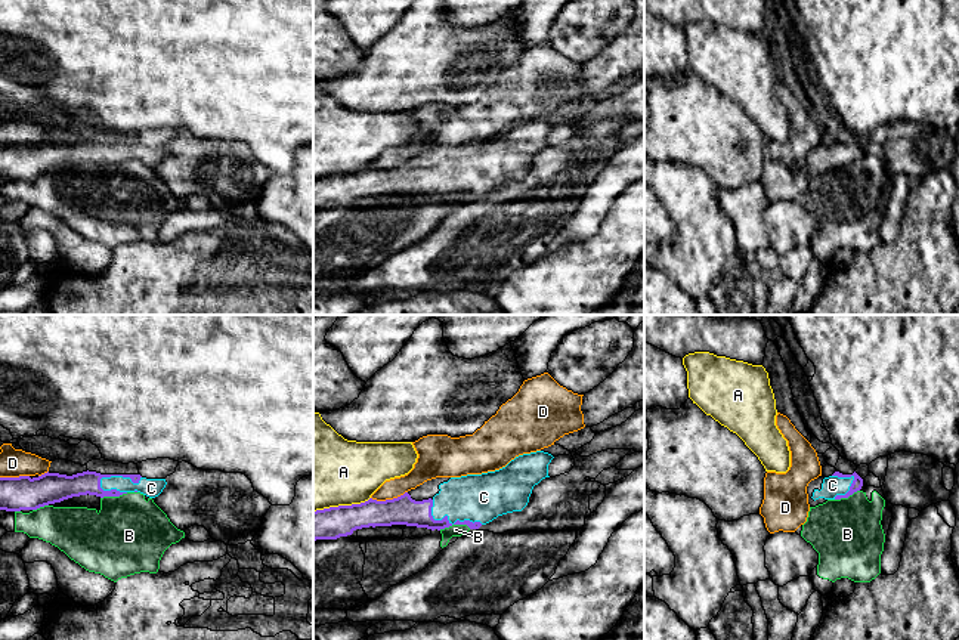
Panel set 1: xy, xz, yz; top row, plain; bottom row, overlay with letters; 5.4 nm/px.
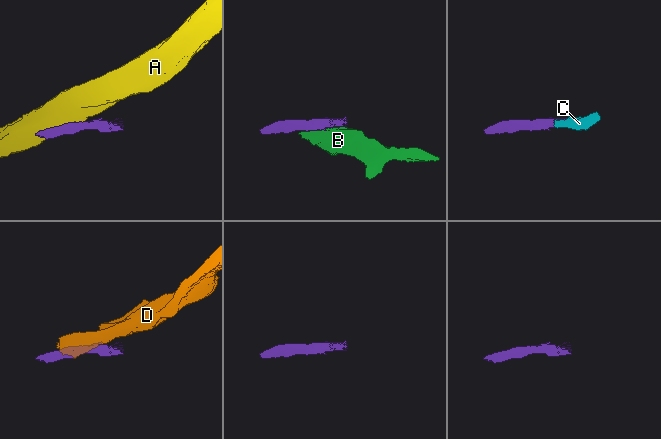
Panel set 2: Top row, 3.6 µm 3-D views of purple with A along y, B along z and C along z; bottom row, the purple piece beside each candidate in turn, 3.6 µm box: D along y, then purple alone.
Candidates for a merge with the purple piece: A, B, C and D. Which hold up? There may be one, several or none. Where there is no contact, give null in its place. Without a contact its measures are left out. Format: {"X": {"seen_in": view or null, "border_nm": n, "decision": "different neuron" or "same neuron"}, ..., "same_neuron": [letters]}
{"A": {"seen_in": "xz", "border_nm": 320, "decision": "different neuron"}, "B": {"seen_in": "xz", "border_nm": 180, "decision": "different neuron"}, "C": {"seen_in": "xy", "border_nm": 240, "decision": "same neuron"}, "D": {"seen_in": "xz", "border_nm": 200, "decision": "different neuron"}, "same_neuron": ["C"]}

